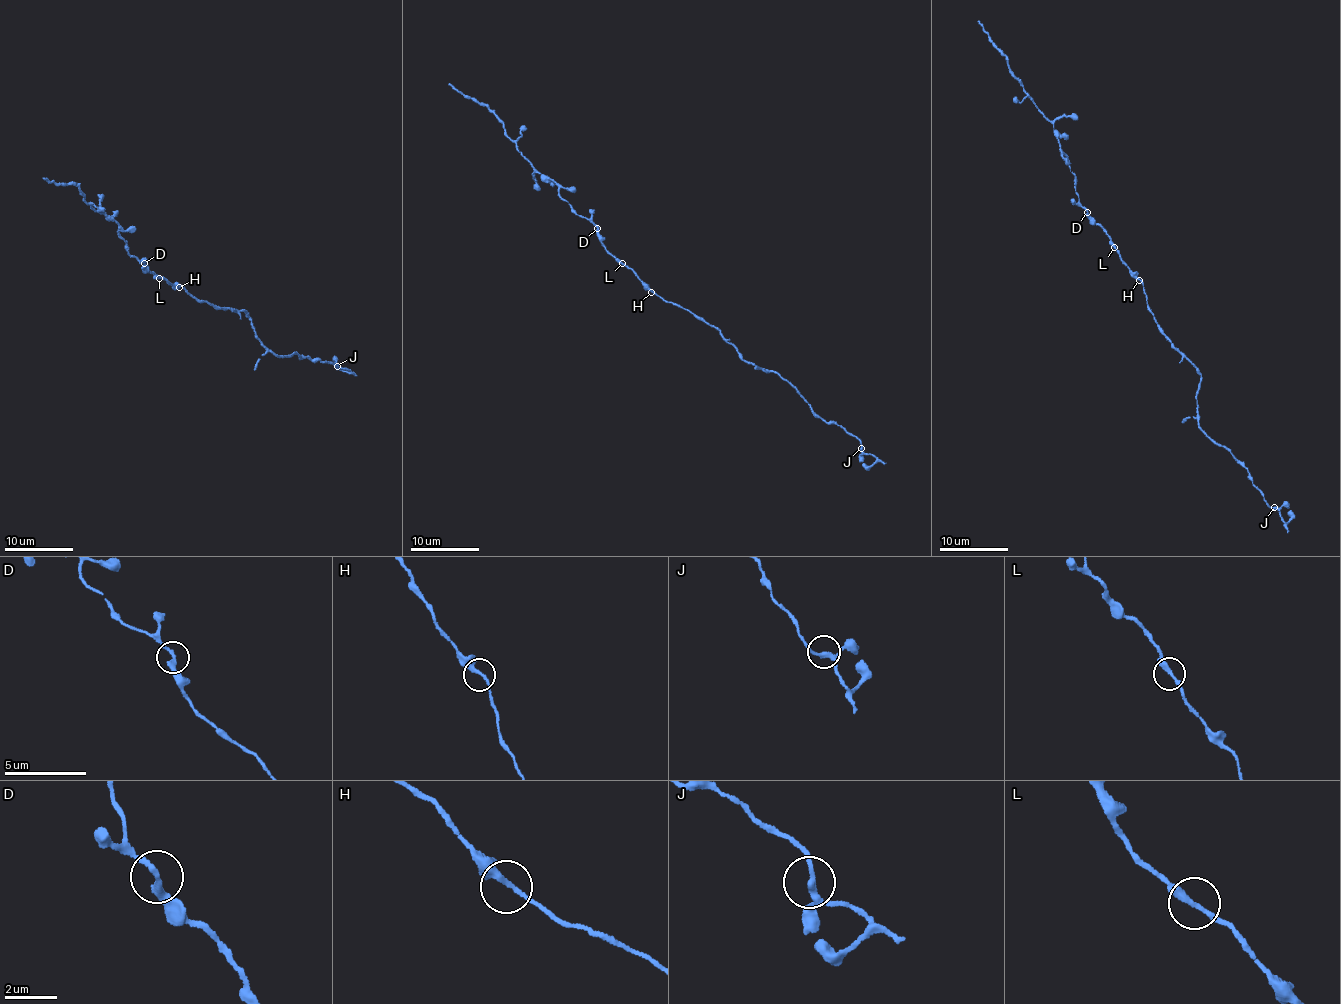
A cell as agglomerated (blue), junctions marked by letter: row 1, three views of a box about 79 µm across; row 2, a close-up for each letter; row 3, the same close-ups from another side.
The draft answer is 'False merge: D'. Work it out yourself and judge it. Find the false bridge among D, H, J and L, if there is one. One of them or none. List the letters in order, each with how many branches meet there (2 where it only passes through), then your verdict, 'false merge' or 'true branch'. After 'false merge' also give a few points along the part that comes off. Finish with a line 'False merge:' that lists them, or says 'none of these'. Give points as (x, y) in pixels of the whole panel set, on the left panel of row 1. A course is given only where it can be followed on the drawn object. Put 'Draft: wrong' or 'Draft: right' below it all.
D: branches 2; true branch
H: branches 2; true branch
J: branches 3; true branch
L: branches 2; true branch
False merge: none of these
Draft: wrong

